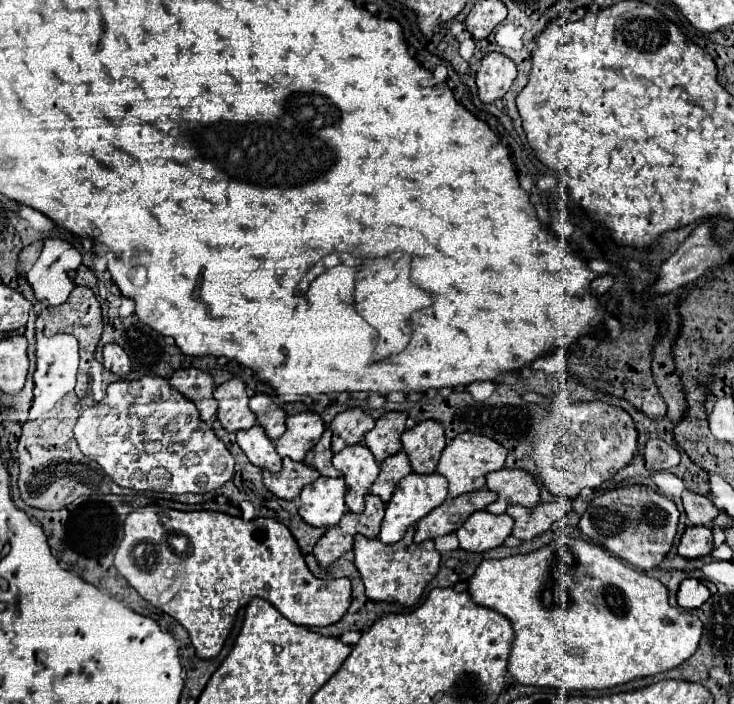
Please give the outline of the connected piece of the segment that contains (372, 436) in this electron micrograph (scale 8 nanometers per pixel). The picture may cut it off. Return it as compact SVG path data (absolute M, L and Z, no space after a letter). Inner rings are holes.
M386 412L380 420L376 420L374 430L370 430L364 438L364 444L370 448L378 462L402 450L400 436L406 430L406 412Z

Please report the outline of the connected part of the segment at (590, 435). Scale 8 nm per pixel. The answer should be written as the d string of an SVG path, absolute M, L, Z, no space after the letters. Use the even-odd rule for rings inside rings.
M580 402L580 404L560 404L550 408L550 418L542 426L534 440L534 462L540 468L540 476L546 488L564 498L576 498L582 488L598 488L602 482L610 480L620 468L628 466L636 454L638 432L634 420L622 408L604 402Z

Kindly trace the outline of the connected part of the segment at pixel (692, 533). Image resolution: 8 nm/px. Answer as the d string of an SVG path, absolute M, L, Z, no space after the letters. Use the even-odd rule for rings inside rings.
M690 526L680 538L678 554L682 558L702 558L714 550L712 530L708 526Z

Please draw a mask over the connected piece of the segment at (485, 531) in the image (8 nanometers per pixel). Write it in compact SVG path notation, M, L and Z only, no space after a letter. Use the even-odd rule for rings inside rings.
M486 510L474 512L458 530L460 548L466 552L486 552L500 546L514 526L514 520L508 514L490 514Z

